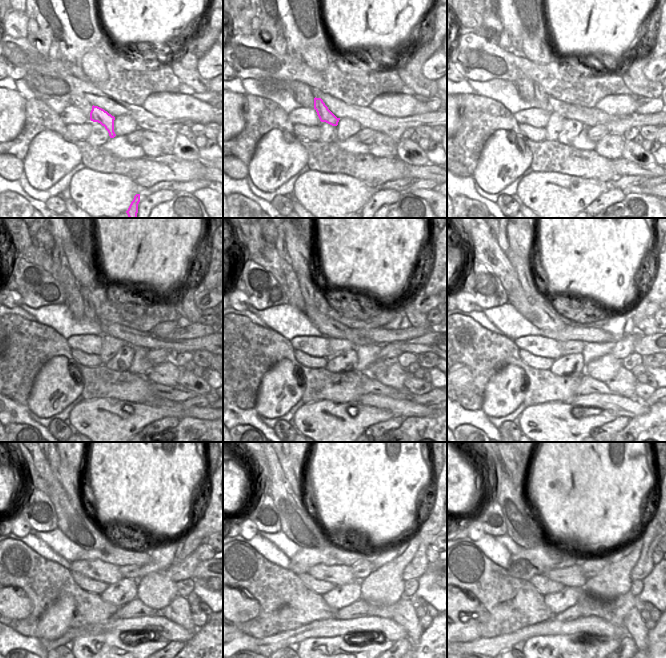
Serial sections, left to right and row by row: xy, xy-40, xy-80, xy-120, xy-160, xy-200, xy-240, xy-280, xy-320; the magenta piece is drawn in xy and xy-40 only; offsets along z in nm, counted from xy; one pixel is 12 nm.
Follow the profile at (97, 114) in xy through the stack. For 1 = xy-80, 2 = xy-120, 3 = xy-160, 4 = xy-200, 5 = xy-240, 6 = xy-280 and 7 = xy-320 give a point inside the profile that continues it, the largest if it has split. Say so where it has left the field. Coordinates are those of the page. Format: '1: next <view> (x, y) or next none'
1: next xy-80 (541, 96)
2: next xy-120 (89, 310)
3: next xy-160 (308, 291)
4: next xy-200 (530, 285)
5: next xy-240 (66, 475)
6: next xy-280 (289, 465)
7: next xy-320 (514, 462)

